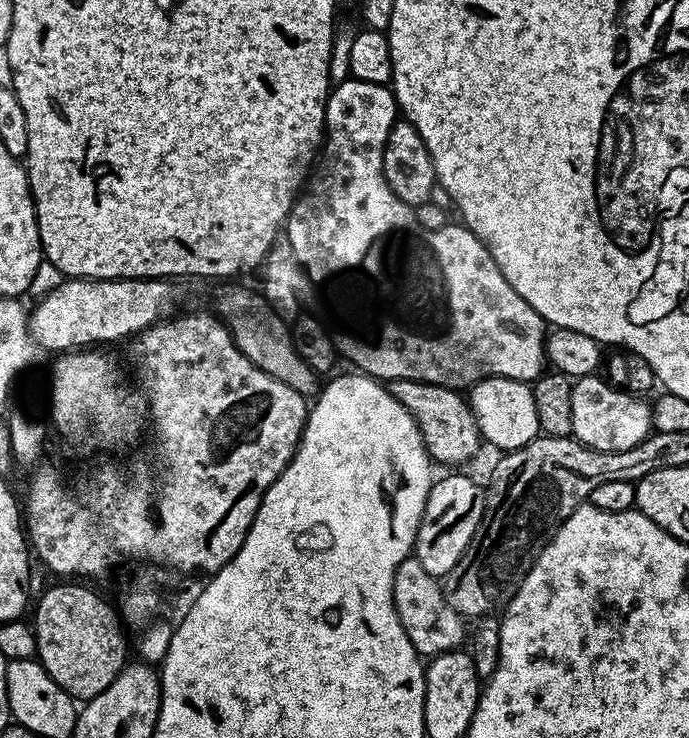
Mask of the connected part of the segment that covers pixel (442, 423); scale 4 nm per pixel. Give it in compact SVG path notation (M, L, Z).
M390 380L386 387L388 393L398 398L398 402L402 402L414 418L420 433L424 435L429 457L437 465L464 464L479 454L482 445L480 428L476 425L472 407L457 389L449 388L447 384L431 384L421 380Z

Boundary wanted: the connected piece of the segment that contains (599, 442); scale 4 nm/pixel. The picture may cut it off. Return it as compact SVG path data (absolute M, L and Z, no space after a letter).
M599 375L579 377L572 385L573 398L573 430L571 435L588 448L599 452L617 452L630 450L638 446L652 431L652 405L643 395L635 395L628 390L608 383Z

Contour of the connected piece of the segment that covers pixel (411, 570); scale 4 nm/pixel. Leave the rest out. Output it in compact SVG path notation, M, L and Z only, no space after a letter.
M409 558L400 563L394 578L394 606L400 615L402 626L410 638L410 642L420 653L421 657L431 658L440 656L444 652L455 652L465 643L466 628L464 632L465 617L450 606L444 596L441 581L432 576L422 567L422 562Z

